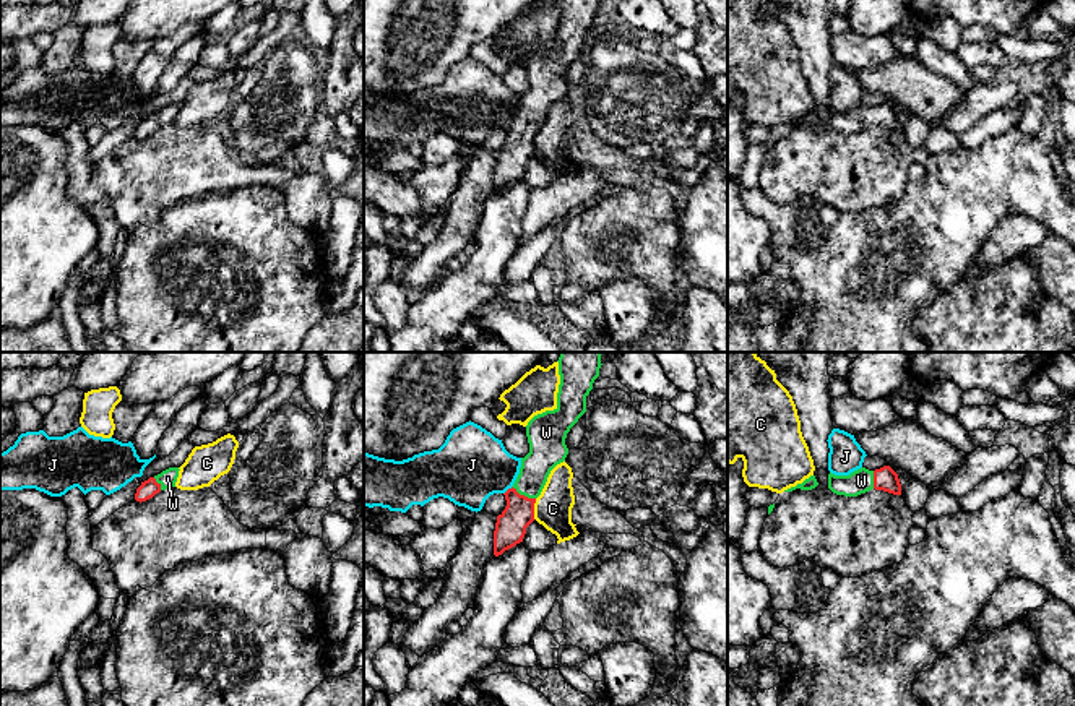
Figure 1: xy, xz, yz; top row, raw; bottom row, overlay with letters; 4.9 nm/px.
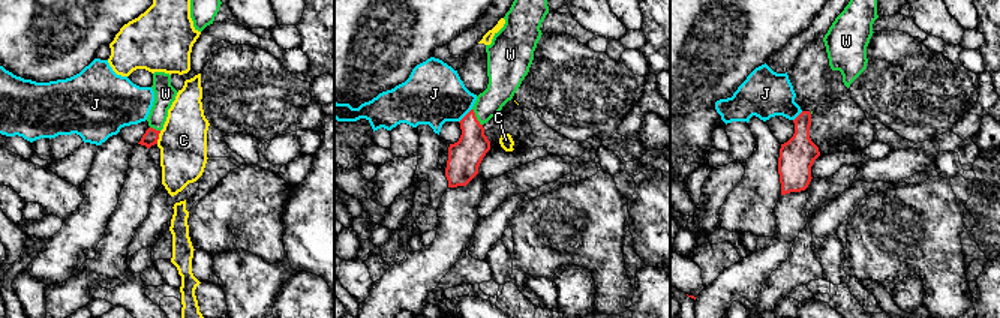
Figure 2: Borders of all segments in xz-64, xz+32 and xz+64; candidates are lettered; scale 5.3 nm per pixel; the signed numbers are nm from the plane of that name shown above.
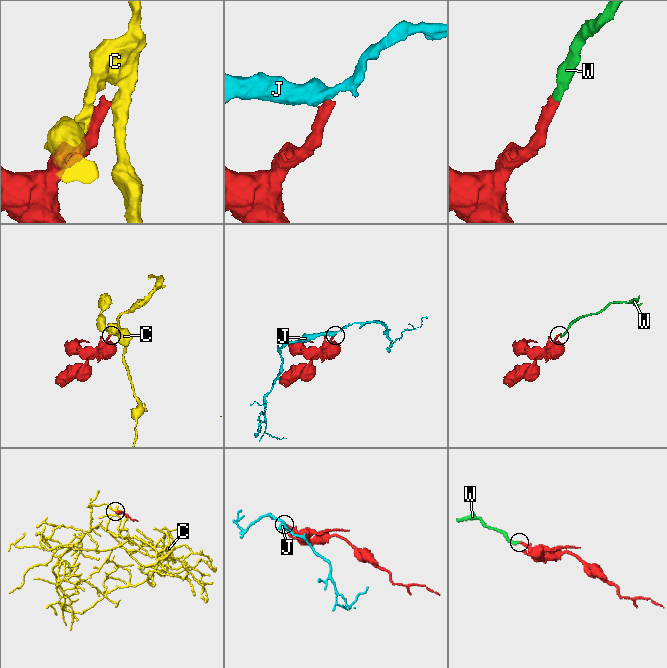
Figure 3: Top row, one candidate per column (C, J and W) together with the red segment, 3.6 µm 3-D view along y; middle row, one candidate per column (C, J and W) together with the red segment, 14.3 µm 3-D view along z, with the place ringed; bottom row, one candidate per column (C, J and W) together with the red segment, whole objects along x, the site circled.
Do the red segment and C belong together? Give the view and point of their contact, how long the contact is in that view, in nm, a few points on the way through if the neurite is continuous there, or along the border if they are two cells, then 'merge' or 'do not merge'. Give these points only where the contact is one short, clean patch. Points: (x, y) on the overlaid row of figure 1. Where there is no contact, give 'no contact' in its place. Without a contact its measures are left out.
meets red in xz at (533, 508); contact 110 nm long; border along xz (536, 499), (533, 518); do not merge

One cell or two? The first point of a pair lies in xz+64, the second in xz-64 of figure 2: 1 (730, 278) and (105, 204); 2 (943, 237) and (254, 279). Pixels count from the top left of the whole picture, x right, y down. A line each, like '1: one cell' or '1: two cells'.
1: two cells
2: two cells

